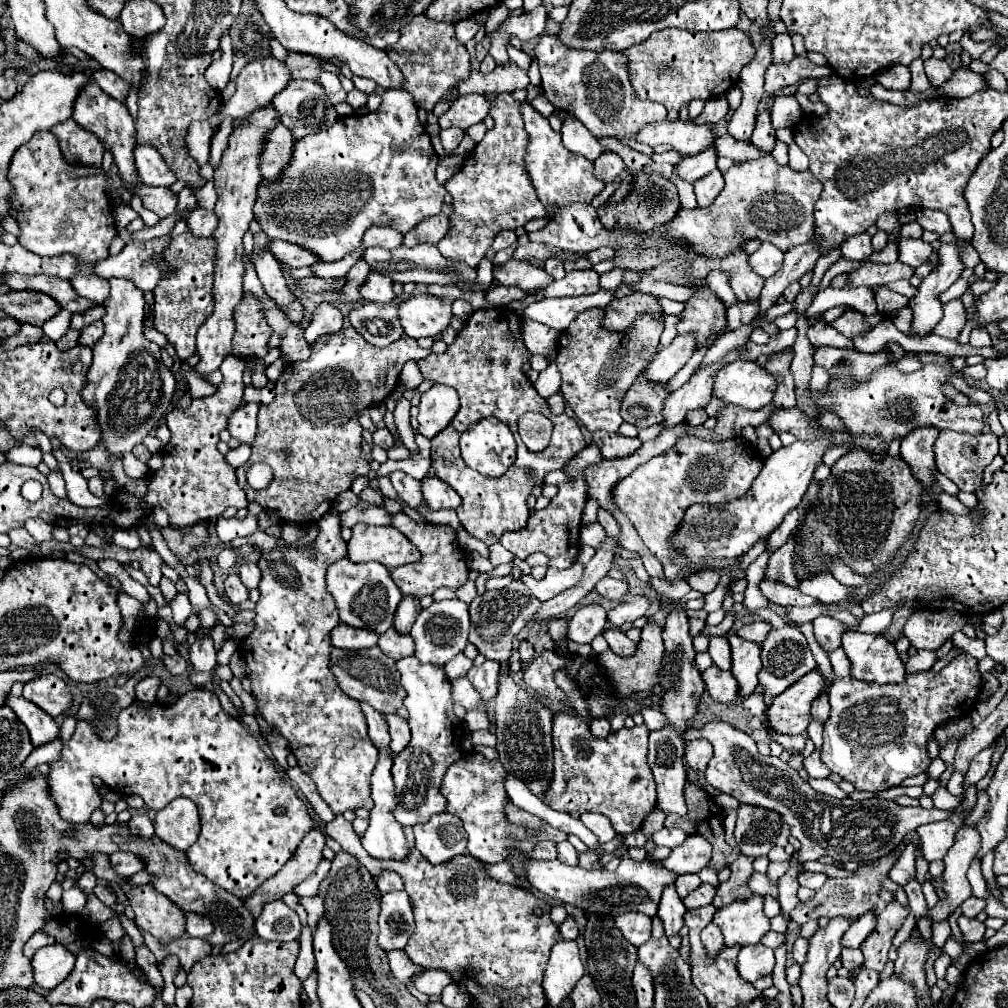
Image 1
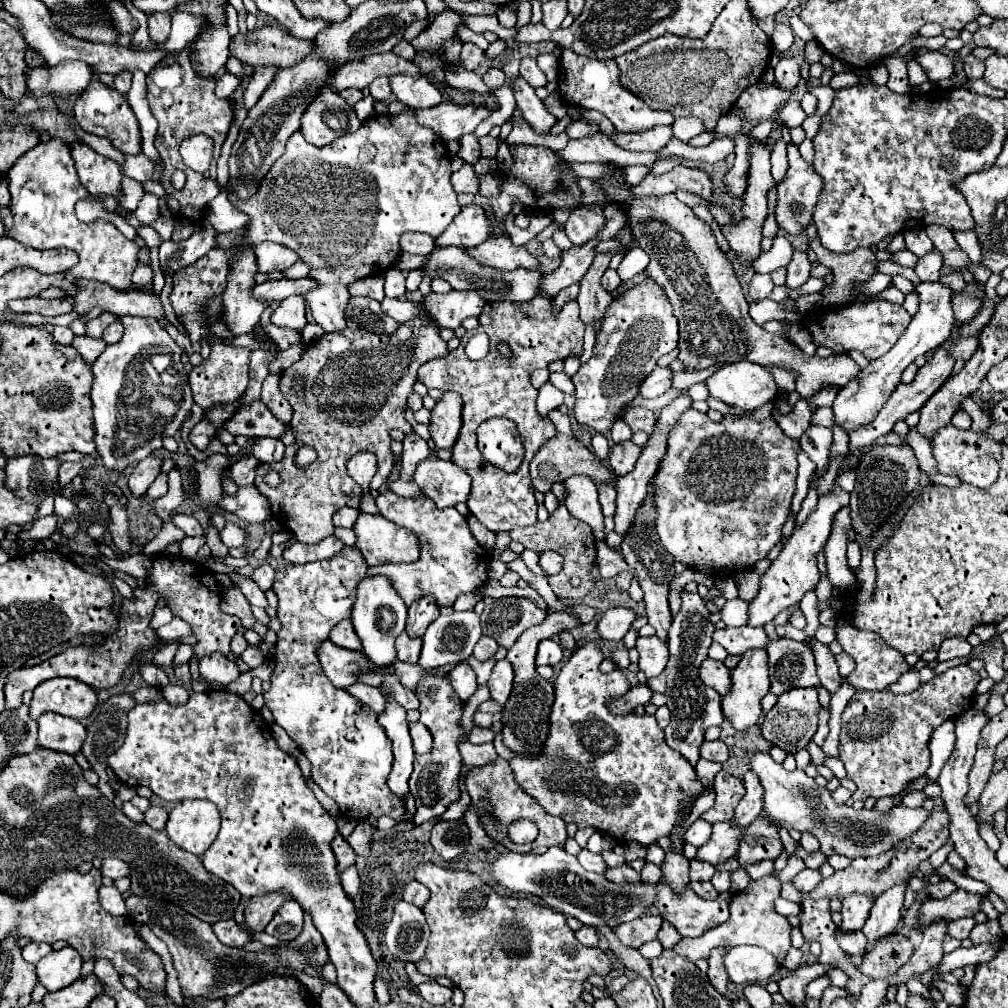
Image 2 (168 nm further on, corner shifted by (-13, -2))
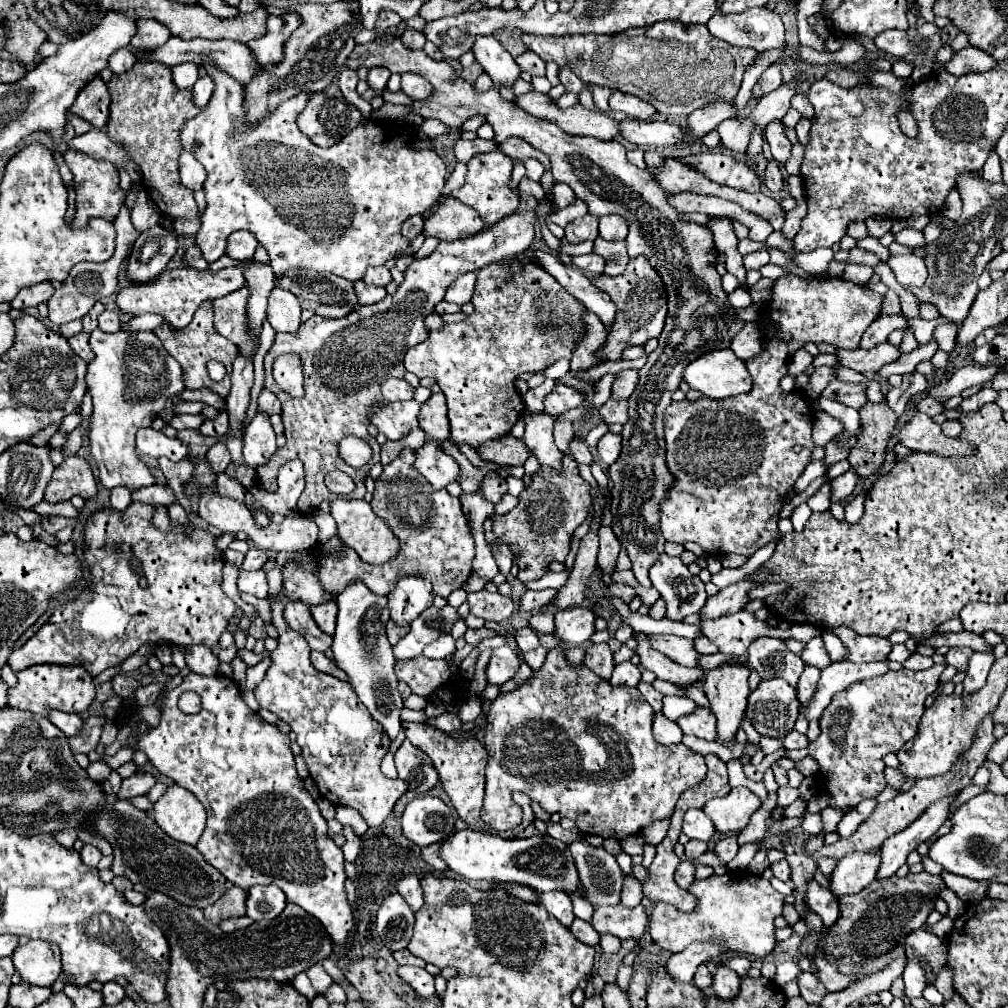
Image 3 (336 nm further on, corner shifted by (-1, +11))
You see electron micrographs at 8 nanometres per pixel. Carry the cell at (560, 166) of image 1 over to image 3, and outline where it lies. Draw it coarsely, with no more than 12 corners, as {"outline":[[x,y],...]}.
{"outline":[[494,37],[472,51],[494,87],[514,87],[520,67]]}

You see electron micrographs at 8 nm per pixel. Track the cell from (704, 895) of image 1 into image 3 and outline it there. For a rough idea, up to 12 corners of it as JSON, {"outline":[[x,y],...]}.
{"outline":[[690,861],[678,865],[676,883],[688,889],[694,883],[694,865]]}

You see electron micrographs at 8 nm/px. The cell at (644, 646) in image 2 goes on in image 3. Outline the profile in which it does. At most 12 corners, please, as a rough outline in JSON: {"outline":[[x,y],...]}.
{"outline":[[638,633],[636,653],[640,665],[658,679],[696,683],[704,677],[702,669],[688,669],[660,651],[648,637]]}

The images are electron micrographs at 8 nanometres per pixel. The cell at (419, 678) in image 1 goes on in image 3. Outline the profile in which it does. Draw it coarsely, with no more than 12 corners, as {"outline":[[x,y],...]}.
{"outline":[[410,741],[394,761],[408,791],[428,793],[440,779],[430,757]]}

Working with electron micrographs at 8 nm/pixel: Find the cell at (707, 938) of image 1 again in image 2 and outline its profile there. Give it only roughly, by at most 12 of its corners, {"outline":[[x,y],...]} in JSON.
{"outline":[[726,946],[708,958],[708,980],[724,996],[728,976],[722,956]]}

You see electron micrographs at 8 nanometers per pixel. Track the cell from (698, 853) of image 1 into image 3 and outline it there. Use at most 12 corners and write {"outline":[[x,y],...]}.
{"outline":[[736,787],[702,809],[718,833],[748,825],[760,799]]}

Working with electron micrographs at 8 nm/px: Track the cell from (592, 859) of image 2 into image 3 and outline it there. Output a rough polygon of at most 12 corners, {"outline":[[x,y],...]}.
{"outline":[[568,845],[592,905],[618,905],[622,869],[604,847]]}

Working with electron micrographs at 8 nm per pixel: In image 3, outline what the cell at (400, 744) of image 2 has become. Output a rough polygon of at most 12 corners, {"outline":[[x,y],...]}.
{"outline":[[338,595],[334,661],[390,741],[402,731],[388,597]]}

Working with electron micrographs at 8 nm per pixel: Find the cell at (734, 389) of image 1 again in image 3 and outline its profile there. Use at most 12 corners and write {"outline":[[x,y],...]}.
{"outline":[[730,349],[710,351],[684,369],[704,397],[752,389],[746,363]]}

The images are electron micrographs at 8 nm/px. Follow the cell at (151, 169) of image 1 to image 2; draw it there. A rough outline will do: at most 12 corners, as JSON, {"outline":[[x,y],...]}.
{"outline":[[142,152],[124,154],[122,174],[144,184],[154,162]]}

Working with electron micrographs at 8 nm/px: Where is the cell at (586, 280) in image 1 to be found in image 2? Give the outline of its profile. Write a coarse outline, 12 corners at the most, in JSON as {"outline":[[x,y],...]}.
{"outline":[[608,268],[602,276],[602,286],[608,292],[618,288],[622,280],[616,270]]}

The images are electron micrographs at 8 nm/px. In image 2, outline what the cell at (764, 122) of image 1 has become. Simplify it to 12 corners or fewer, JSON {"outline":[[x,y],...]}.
{"outline":[[776,140],[772,148],[772,178],[782,182],[786,176],[786,142]]}

